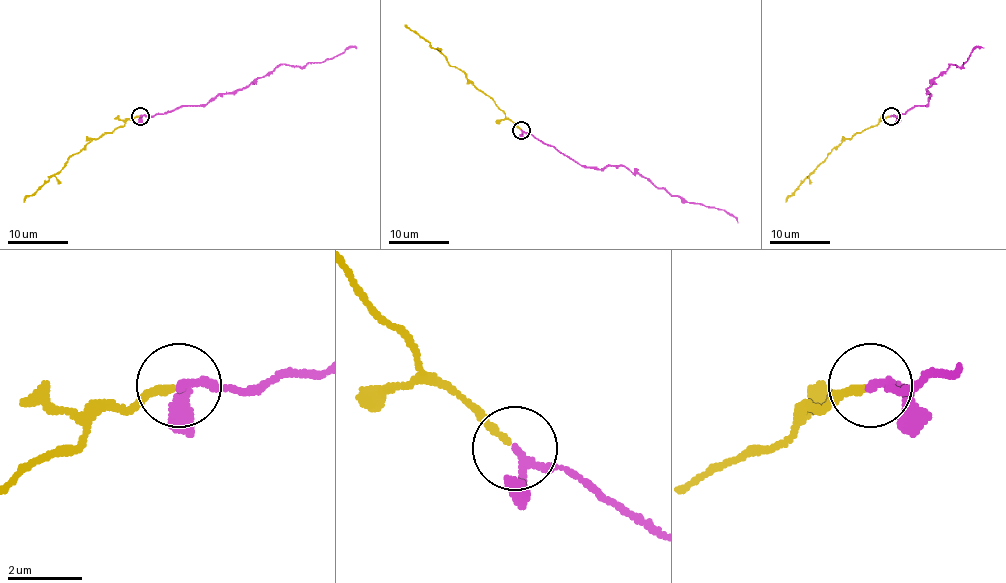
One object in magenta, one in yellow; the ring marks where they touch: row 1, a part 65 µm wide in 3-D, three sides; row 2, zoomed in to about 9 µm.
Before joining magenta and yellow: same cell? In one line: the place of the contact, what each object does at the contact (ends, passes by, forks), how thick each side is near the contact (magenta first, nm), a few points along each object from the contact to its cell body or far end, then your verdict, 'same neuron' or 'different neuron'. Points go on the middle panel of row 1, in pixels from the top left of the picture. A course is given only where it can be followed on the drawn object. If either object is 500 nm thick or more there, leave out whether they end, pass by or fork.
place (521, 130); magenta passes by; yellow ends; calibres 180 and 190 nm; course magenta (521, 130), (580, 165), (598, 169), (625, 166), (690, 202), (725, 210), (737, 222); course yellow (520, 128), (462, 71), (452, 66), (438, 50), (405, 24); same neuron

